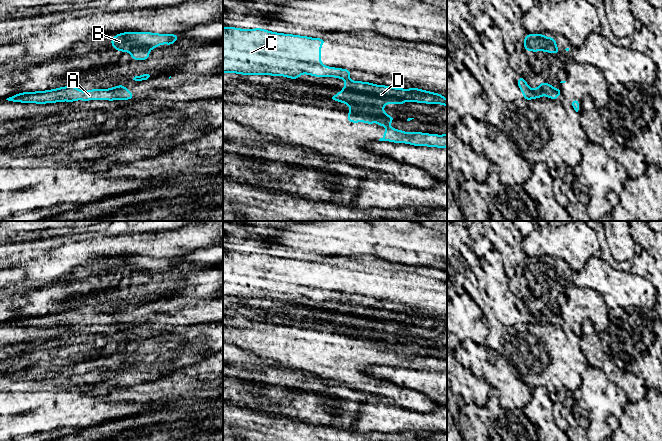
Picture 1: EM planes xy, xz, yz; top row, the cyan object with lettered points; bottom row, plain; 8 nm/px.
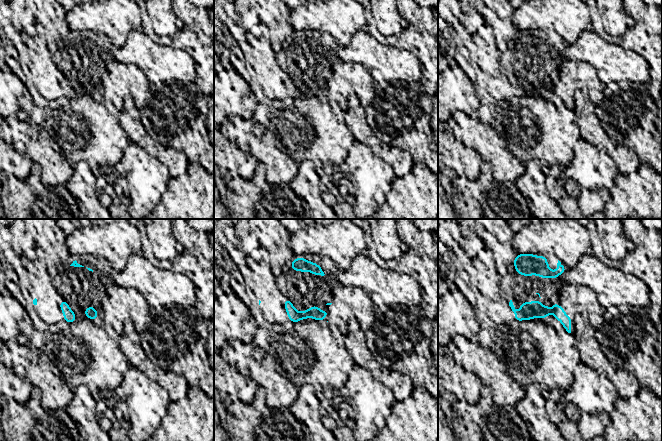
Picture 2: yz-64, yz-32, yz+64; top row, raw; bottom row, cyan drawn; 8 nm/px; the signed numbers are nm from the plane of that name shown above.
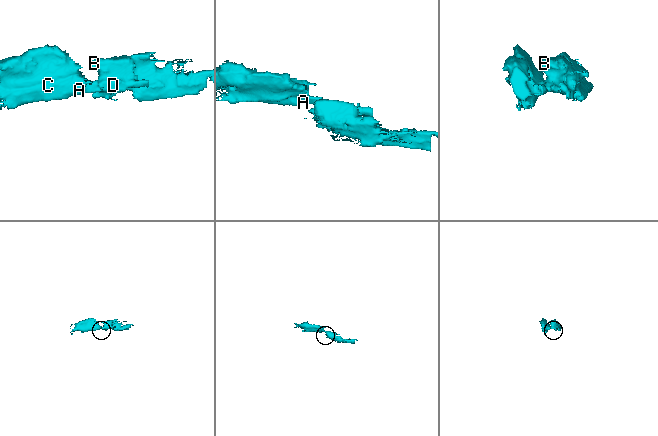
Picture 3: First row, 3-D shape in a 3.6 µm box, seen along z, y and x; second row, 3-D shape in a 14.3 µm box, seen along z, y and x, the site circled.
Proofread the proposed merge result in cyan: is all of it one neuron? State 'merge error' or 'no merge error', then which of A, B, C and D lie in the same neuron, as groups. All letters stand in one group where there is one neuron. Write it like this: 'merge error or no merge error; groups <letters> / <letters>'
merge error; groups A C / B D

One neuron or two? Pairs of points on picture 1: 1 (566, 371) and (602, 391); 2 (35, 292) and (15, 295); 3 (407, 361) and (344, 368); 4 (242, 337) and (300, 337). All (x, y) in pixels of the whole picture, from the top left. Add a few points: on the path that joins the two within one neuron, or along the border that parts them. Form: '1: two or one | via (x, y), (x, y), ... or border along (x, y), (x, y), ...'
1: two | border along (582, 377), (580, 385), (567, 396)
2: one | via (30, 295), (20, 295)
3: one | via (391, 355), (360, 355)
4: one | via (256, 337), (286, 337)

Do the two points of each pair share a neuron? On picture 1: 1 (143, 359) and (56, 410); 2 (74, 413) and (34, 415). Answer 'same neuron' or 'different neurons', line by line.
1: different neurons
2: same neuron

